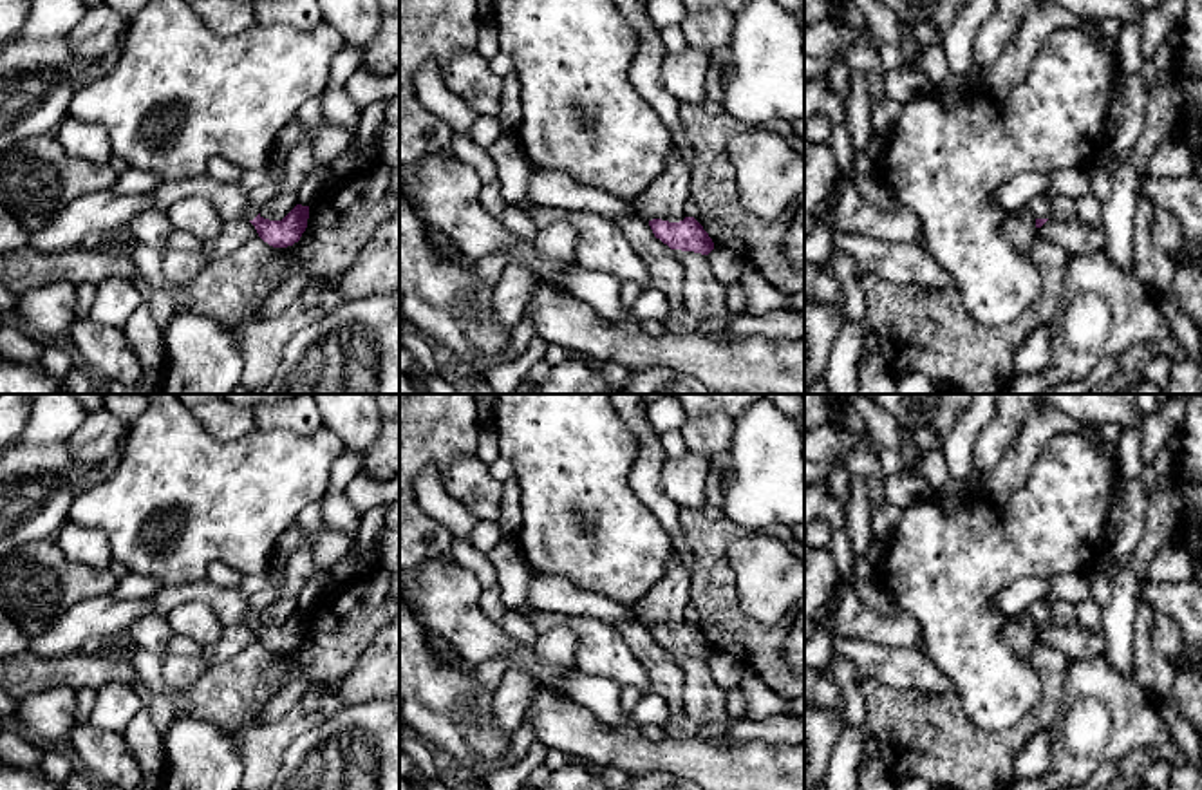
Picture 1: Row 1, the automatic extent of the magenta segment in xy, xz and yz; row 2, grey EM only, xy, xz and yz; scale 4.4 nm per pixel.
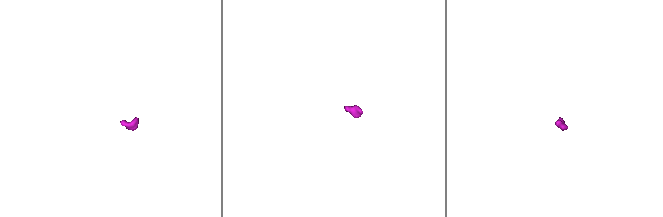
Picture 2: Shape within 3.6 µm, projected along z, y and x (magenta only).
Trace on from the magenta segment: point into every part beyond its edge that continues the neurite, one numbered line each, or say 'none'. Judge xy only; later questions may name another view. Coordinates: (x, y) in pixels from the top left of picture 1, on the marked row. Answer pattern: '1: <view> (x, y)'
1: xy (228, 199)

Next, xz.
none

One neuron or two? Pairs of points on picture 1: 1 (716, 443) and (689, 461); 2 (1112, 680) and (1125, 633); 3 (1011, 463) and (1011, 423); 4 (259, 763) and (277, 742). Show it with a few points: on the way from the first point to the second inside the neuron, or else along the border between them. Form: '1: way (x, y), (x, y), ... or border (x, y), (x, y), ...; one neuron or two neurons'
1: border (689, 451), (709, 461); two neurons
2: border (1103, 655), (1114, 667), (1130, 671); two neurons
3: border (1029, 413), (1018, 434), (986, 474); two neurons
4: way (262, 758), (272, 747); one neuron

